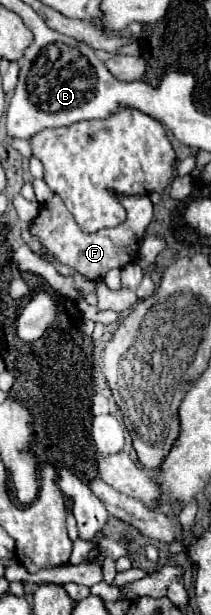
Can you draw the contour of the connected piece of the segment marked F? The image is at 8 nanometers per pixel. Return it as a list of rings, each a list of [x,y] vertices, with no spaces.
[[[148,195],[118,197],[120,203],[126,207],[126,221],[112,229],[100,229],[96,233],[84,233],[78,223],[74,221],[72,213],[66,209],[64,201],[60,197],[54,197],[52,201],[44,203],[38,217],[32,223],[32,235],[40,241],[46,253],[58,257],[64,265],[76,269],[84,277],[92,281],[102,281],[106,273],[114,267],[122,269],[124,265],[136,261],[140,253],[140,245],[144,241],[144,231],[152,221],[152,201]]]

